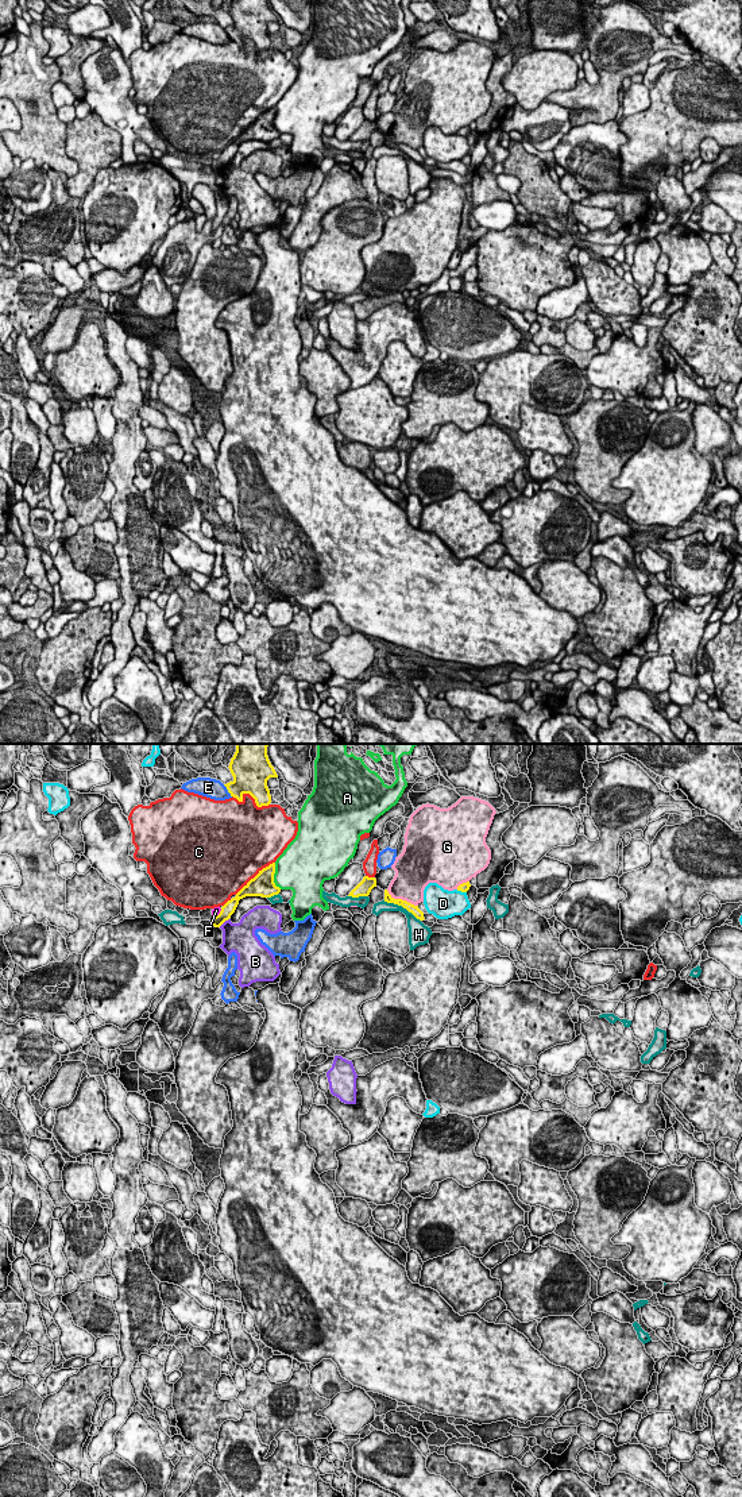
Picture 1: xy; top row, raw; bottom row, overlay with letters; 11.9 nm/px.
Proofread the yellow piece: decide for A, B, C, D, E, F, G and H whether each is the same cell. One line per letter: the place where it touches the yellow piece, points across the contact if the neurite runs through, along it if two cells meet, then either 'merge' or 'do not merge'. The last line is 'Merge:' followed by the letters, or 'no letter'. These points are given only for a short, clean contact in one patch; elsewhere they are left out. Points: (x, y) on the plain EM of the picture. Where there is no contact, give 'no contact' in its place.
A: contact xy (273, 120); do not merge
B: contact xy (223, 166); border xy (228, 162), (219, 170); do not merge
C: contact xy (251, 39); do not merge
D: contact xy (462, 135); do not merge
E: contact xy (228, 35); do not merge
F: contact xy (219, 158); border xy (221, 153), (213, 161); do not merge
G: contact xy (401, 143); do not merge
H: contact xy (402, 150); do not merge
Merge: no letter

